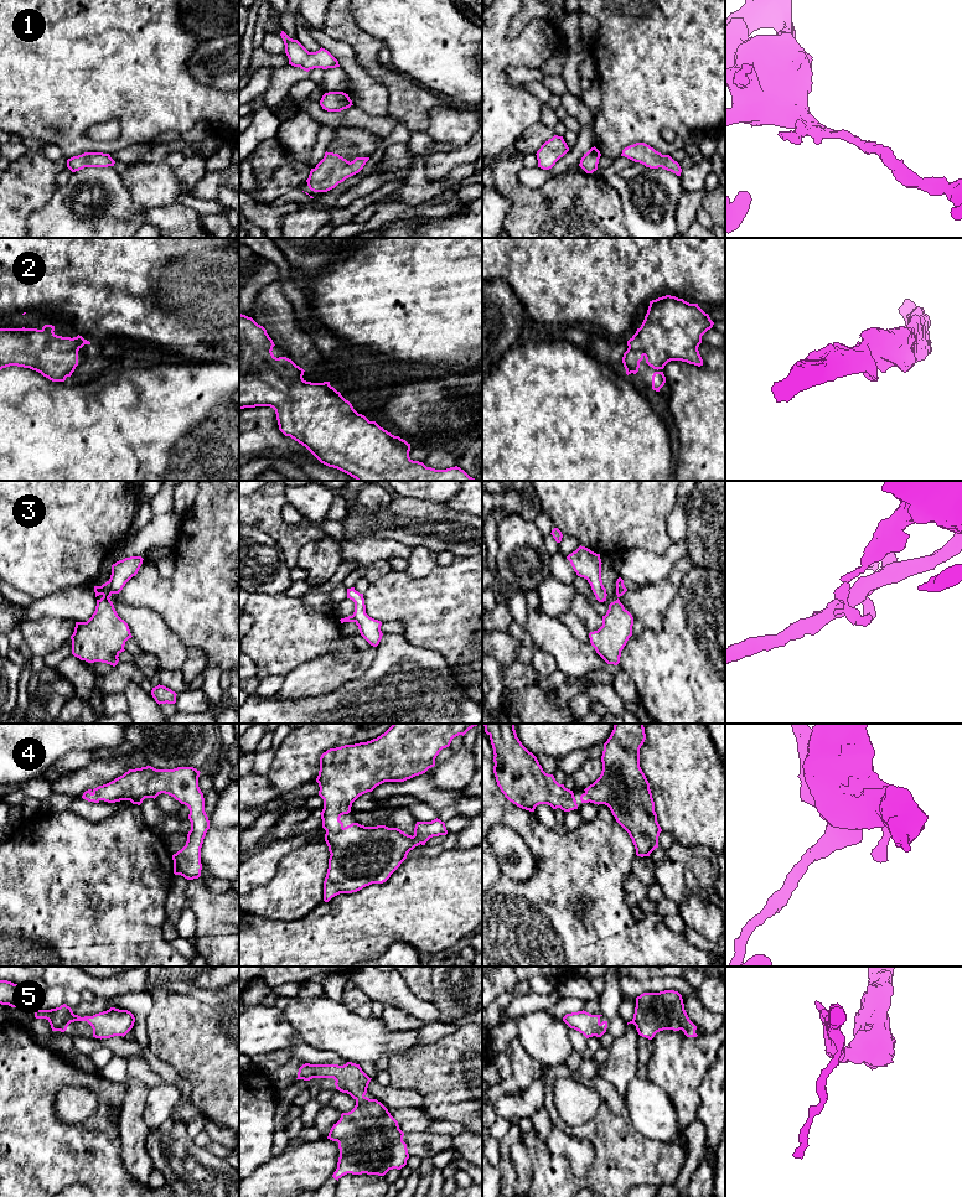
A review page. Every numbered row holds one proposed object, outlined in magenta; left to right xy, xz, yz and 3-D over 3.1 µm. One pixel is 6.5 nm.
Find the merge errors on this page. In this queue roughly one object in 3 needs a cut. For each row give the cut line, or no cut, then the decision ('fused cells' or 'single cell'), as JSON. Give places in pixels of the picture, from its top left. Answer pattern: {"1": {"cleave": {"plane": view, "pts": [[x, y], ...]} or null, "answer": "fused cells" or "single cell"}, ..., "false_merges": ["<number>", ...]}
{"1": {"cleave": null, "answer": "single cell"}, "2": {"cleave": null, "answer": "single cell"}, "3": {"cleave": {"plane": "xy", "pts": [[108, 581], [113, 592]]}, "answer": "fused cells"}, "4": {"cleave": null, "answer": "single cell"}, "5": {"cleave": null, "answer": "single cell"}, "false_merges": ["3"]}

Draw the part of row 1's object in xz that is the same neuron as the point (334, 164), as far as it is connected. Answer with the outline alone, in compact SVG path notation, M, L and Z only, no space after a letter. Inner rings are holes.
M326 151L324 159L311 169L307 186L314 192L327 192L358 173L368 160L369 157L356 157L350 162L338 154Z

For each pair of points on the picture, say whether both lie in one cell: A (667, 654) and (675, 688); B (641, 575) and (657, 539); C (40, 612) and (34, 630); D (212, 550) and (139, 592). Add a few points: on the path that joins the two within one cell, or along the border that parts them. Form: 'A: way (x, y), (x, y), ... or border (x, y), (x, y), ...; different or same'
A: way (673, 663), (675, 679); same
B: border (673, 543), (662, 554), (644, 549), (621, 553); different
C: border (67, 618), (37, 618), (25, 622); different
D: way (195, 569), (171, 592), (158, 592); same

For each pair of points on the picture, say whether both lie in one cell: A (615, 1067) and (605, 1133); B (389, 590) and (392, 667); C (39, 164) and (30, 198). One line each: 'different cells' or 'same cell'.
A: different cells
B: different cells
C: same cell

